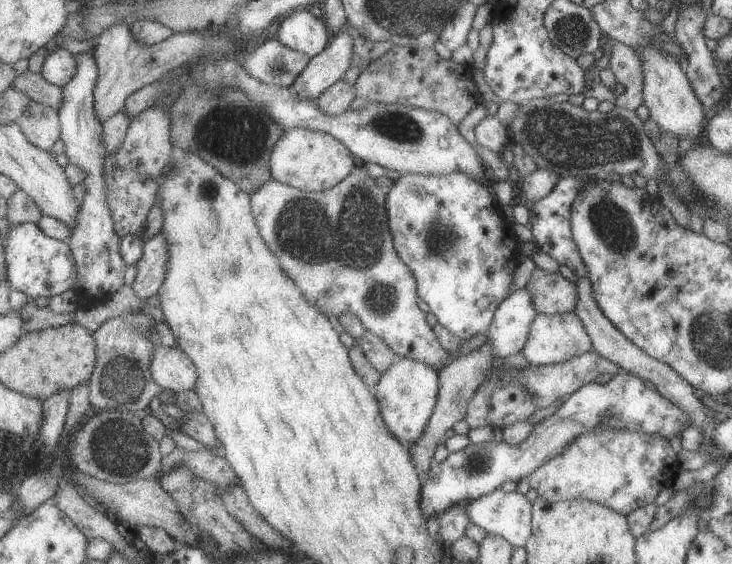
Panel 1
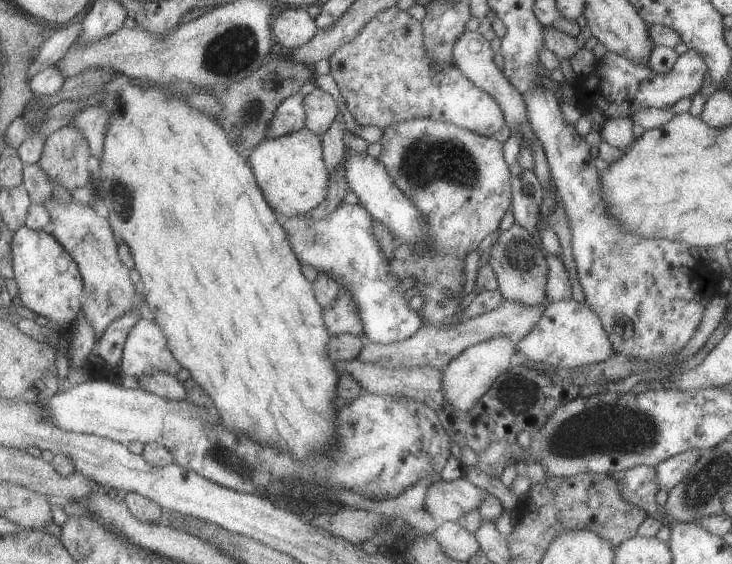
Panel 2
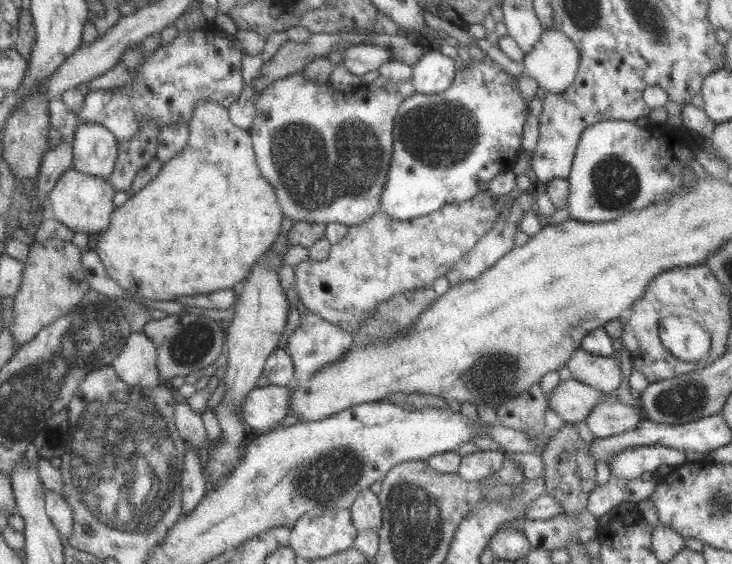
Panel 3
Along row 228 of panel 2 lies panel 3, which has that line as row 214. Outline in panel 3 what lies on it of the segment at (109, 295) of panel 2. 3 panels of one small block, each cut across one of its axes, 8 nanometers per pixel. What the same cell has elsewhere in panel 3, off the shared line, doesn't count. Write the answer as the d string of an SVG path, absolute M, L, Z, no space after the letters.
M70 167L62 173L50 191L51 207L48 214L67 226L73 233L102 234L110 227L113 209L116 208L113 203L113 195L116 193L117 190L112 188L107 179L78 172Z

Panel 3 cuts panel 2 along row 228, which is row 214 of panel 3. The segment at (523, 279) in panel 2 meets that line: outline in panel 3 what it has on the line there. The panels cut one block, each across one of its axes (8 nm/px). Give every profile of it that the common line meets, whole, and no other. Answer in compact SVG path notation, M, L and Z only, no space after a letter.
M531 189L524 191L520 196L514 199L513 203L510 203L510 215L505 217L499 217L494 226L488 234L482 236L480 240L467 252L465 257L462 257L454 267L452 267L445 276L449 280L450 286L456 286L457 284L464 283L466 279L472 280L483 275L488 268L493 267L498 260L502 258L507 252L509 253L515 247L516 233L519 232L518 225L524 218L524 215L531 211L532 204L535 199L532 198Z

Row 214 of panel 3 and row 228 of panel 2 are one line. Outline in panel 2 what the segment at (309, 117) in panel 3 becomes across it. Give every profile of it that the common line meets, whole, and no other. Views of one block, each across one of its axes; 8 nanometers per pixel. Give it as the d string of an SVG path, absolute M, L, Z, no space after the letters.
M343 202L322 220L314 220L308 214L295 217L276 214L280 224L289 234L289 240L299 261L302 264L315 267L318 273L331 274L340 286L344 286L344 289L351 292L351 299L358 307L359 317L363 322L366 340L385 345L400 342L409 339L423 326L420 315L408 307L409 298L399 287L401 281L398 281L390 272L389 260L382 252L377 238L373 235L374 218L362 205L349 205Z

